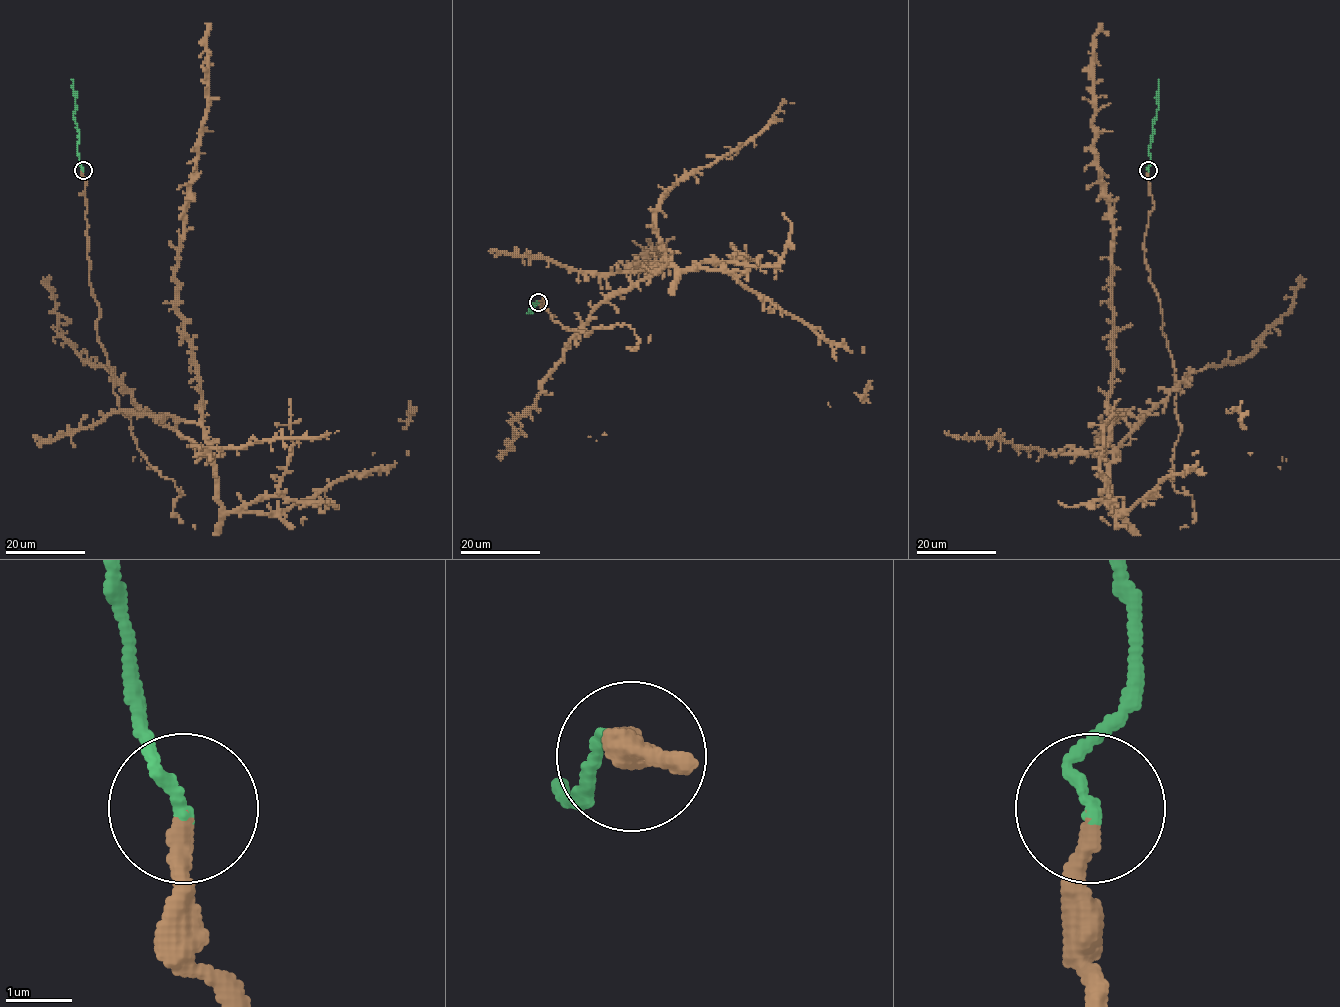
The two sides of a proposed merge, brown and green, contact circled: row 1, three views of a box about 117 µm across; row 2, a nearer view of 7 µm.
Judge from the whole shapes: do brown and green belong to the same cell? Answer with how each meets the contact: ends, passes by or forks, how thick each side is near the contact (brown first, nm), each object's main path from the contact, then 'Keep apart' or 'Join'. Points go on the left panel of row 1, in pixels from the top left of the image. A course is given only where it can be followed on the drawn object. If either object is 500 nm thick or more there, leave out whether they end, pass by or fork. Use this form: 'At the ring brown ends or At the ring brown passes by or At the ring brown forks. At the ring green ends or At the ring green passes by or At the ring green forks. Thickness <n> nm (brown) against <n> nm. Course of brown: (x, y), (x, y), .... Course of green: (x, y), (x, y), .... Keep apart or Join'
At the ring brown ends. At the ring green ends. Thickness 240 nm (brown) against 200 nm. Course of brown: (82, 170), (96, 336), (111, 375), (146, 413), (207, 452), (175, 278), (207, 107), (205, 35). Course of green: (82, 170), (77, 153), (78, 130), (73, 114), (71, 79). Join

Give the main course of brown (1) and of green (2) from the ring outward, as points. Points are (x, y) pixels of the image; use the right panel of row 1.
1: (1148, 170), (1145, 262), (1178, 385), (1107, 452), (1113, 232), (1094, 148), (1093, 42), (1108, 35)
2: (1148, 170), (1158, 109), (1159, 79)

